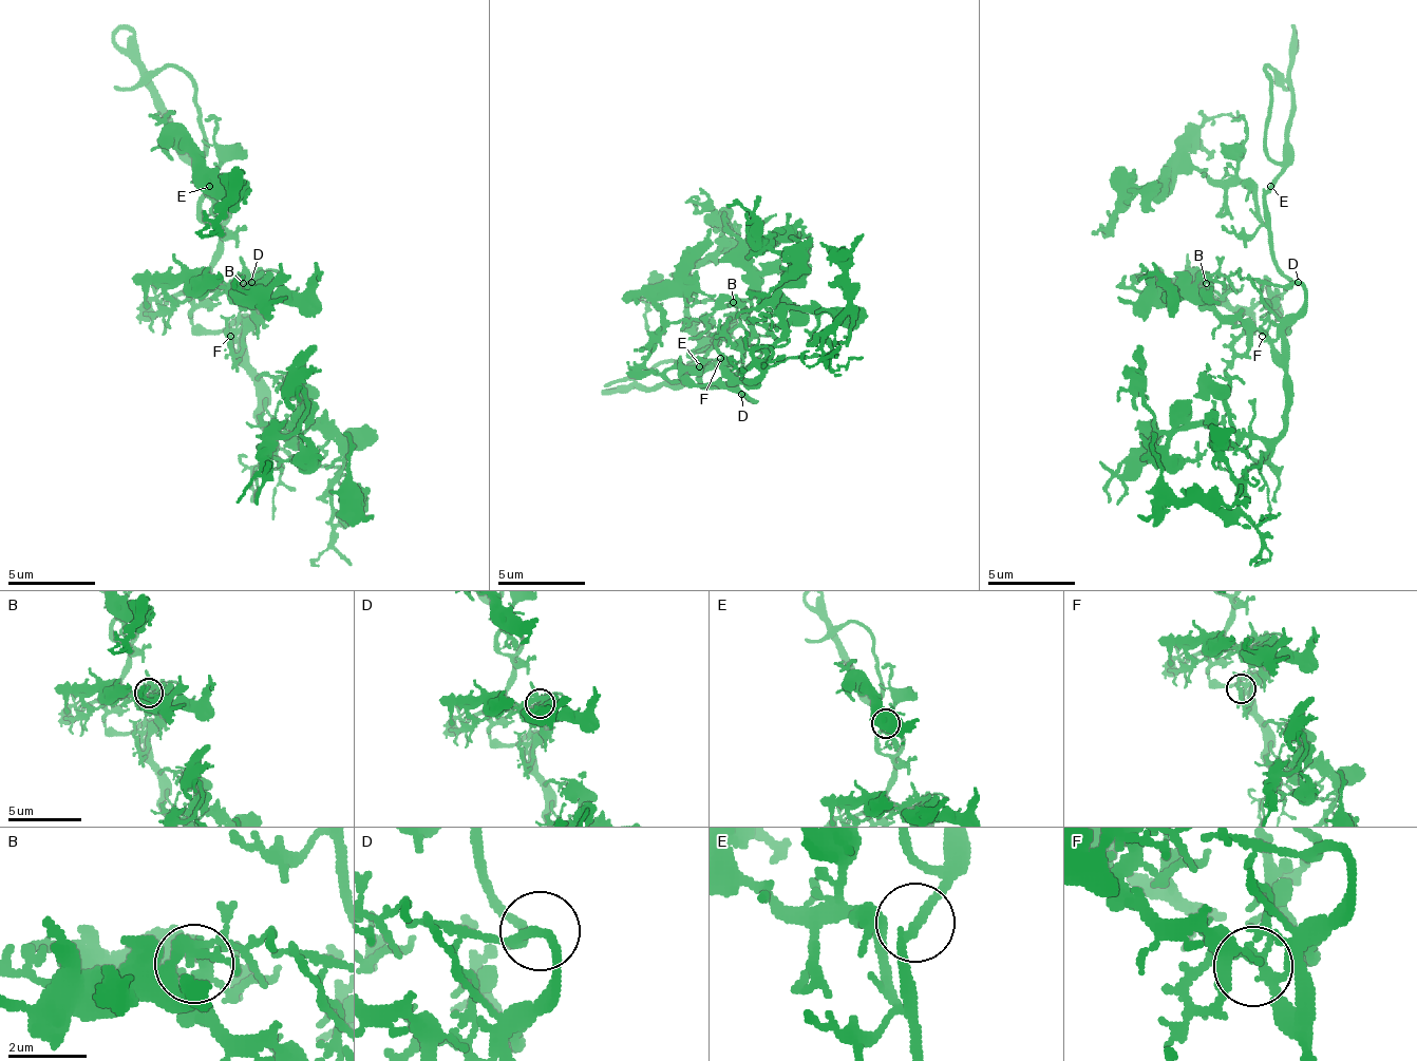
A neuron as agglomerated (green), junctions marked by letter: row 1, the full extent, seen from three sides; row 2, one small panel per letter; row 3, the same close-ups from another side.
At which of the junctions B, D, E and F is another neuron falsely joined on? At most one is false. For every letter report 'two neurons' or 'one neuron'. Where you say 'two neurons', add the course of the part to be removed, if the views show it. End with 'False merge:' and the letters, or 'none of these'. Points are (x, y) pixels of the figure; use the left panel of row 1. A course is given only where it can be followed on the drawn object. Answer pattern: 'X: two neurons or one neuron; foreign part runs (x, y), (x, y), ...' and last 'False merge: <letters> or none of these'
B: one neuron
D: one neuron
E: one neuron
F: one neuron
False merge: none of these

